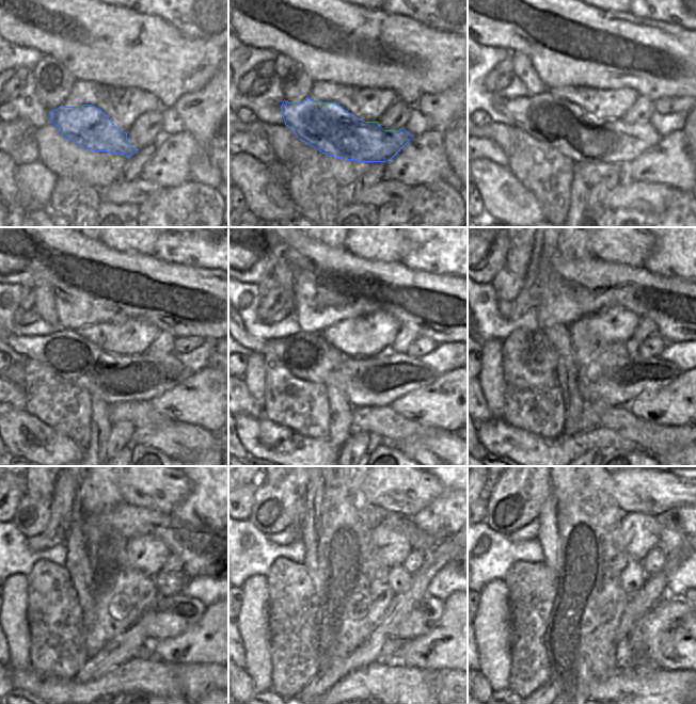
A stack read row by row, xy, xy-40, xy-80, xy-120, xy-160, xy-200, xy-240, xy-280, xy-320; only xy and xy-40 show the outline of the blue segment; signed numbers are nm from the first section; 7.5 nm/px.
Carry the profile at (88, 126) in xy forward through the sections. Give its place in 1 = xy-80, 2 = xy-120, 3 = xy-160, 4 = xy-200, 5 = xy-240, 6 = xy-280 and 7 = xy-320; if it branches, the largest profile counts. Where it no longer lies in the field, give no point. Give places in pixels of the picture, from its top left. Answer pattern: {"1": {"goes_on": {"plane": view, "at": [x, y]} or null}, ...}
{"1": {"goes_on": {"plane": "xy-80", "at": [565, 126]}}, "2": {"goes_on": {"plane": "xy-120", "at": [113, 379]}}, "3": {"goes_on": {"plane": "xy-160", "at": [377, 381]}}, "4": {"goes_on": {"plane": "xy-200", "at": [639, 378]}}, "5": {"goes_on": {"plane": "xy-240", "at": [170, 617]}}, "6": {"goes_on": {"plane": "xy-280", "at": [423, 617]}}, "7": {"goes_on": {"plane": "xy-320", "at": [669, 611]}}}

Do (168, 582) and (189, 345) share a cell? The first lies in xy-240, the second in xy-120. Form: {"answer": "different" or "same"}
{"answer": "same"}

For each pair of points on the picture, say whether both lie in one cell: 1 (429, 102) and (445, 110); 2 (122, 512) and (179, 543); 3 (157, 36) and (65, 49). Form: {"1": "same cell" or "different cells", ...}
{"1": "same cell", "2": "same cell", "3": "same cell"}

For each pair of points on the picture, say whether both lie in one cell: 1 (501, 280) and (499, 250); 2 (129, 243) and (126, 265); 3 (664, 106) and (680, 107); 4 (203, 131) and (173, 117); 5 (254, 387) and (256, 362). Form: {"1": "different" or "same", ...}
{"1": "different", "2": "different", "3": "same", "4": "different", "5": "same"}

